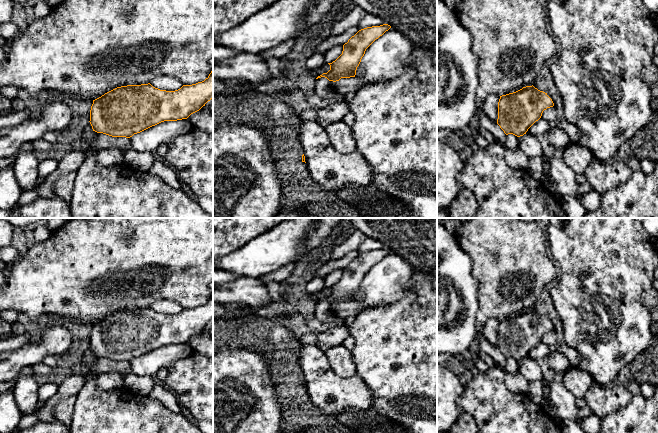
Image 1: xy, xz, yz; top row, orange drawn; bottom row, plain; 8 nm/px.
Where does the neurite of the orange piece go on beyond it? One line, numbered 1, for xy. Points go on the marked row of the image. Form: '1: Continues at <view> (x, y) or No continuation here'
1: No continuation here

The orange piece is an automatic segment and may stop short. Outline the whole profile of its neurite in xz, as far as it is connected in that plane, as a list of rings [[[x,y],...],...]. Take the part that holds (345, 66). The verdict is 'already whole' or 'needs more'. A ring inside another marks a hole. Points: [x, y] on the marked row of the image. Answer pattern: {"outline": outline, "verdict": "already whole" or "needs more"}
{"outline": [[[383,24],[359,30],[343,45],[342,54],[332,63],[328,63],[330,70],[316,79],[325,77],[329,81],[336,82],[341,78],[355,77],[366,49],[390,28],[390,25]]], "verdict": "already whole"}

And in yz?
{"outline": [[[533,85],[526,86],[500,96],[497,124],[506,135],[520,137],[541,118],[544,110],[553,106],[554,103],[547,93]]], "verdict": "already whole"}

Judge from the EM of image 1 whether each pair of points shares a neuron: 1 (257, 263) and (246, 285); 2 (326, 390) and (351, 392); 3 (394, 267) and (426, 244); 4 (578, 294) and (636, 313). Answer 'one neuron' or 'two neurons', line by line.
1: two neurons
2: one neuron
3: two neurons
4: one neuron

